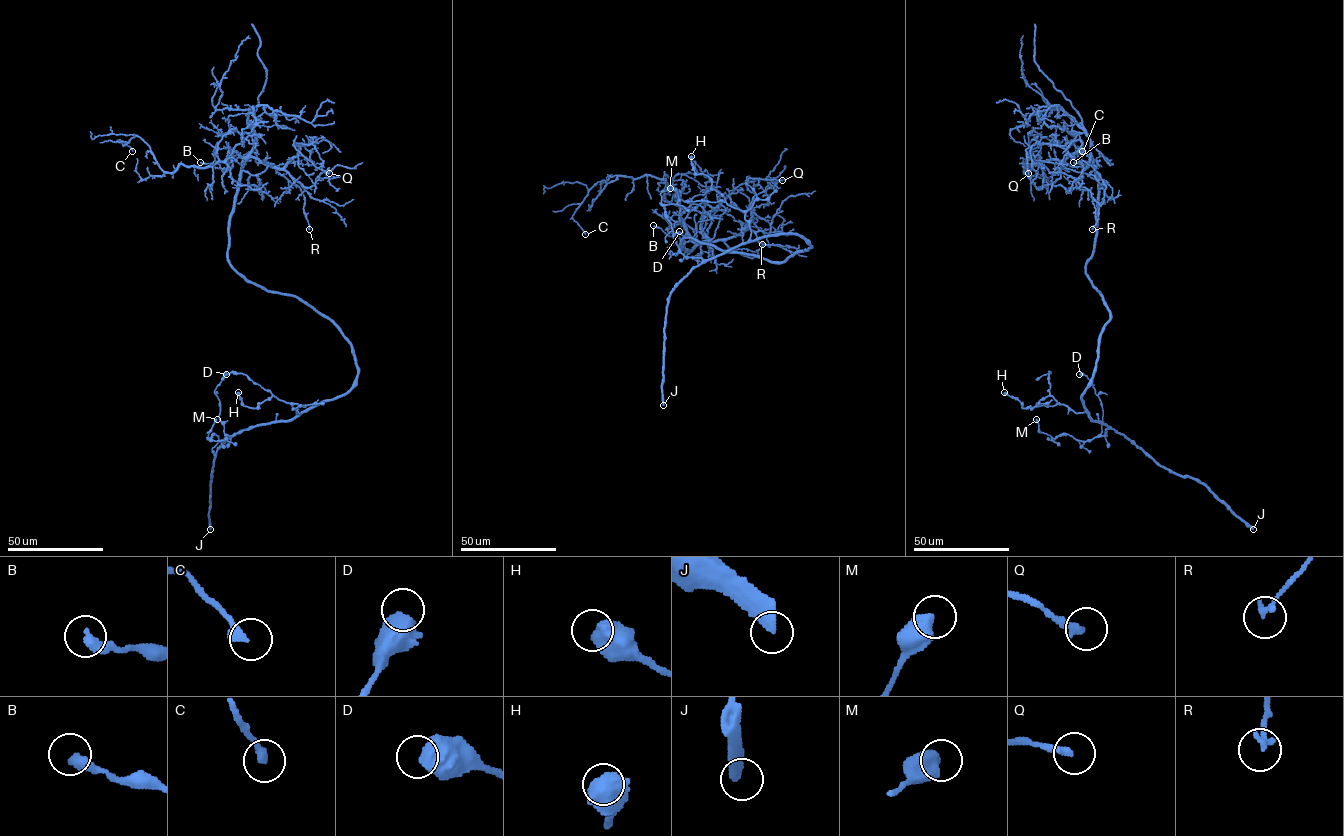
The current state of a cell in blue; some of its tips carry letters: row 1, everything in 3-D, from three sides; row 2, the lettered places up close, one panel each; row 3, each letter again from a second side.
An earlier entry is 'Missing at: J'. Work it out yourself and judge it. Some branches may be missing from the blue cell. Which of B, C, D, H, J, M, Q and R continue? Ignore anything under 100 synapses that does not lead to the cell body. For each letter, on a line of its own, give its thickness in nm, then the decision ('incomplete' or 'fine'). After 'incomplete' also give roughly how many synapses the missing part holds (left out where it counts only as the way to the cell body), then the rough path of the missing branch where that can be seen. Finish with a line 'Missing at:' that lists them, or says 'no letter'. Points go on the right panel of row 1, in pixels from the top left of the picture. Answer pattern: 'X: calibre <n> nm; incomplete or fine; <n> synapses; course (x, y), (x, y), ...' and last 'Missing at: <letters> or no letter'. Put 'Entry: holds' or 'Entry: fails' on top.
Entry: holds
B: calibre 400 nm; fine
C: calibre 320 nm; fine
D: calibre 650 nm; fine
H: calibre 750 nm; fine
J: calibre 460 nm; incomplete; 650 synapses
M: calibre 600 nm; fine
Q: calibre 260 nm; fine
R: calibre 220 nm; fine
Missing at: J

